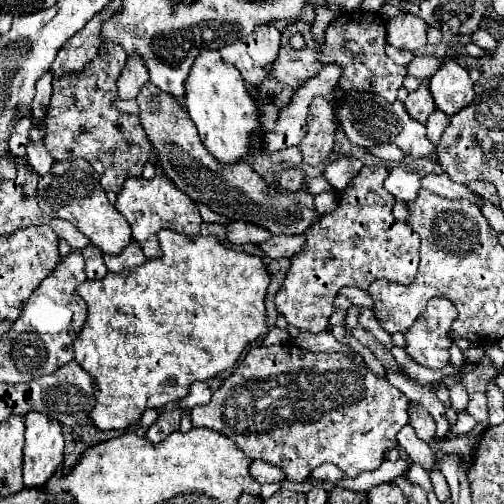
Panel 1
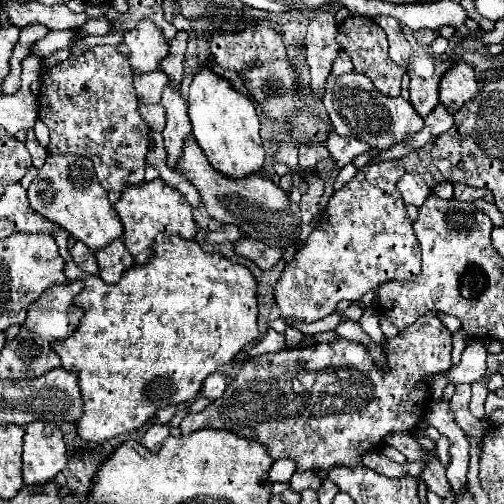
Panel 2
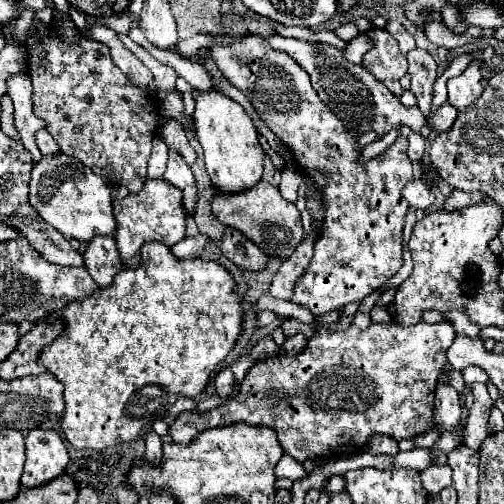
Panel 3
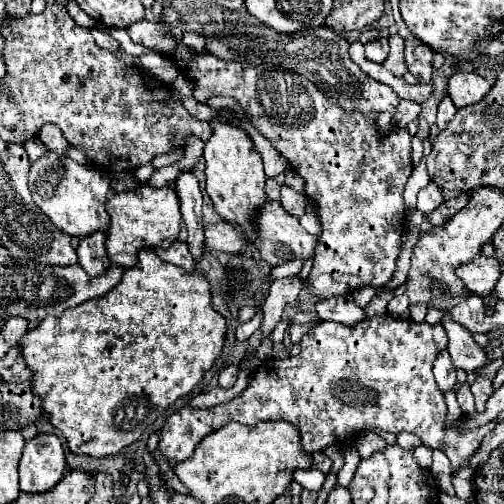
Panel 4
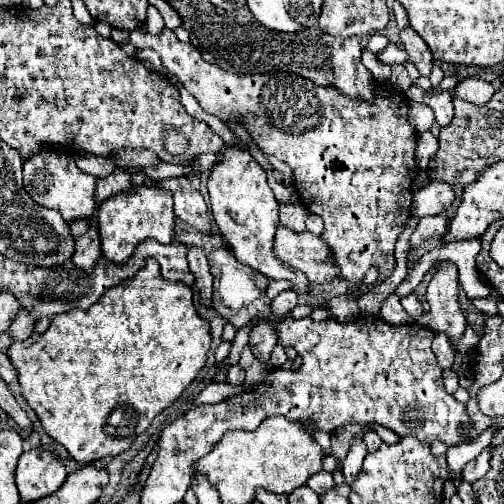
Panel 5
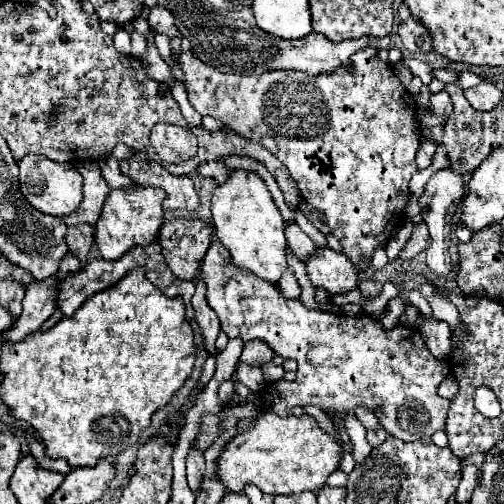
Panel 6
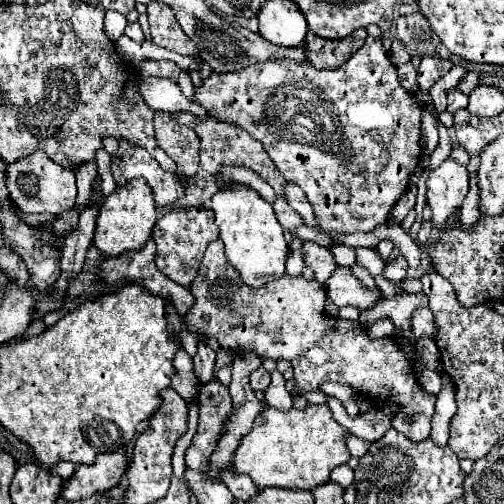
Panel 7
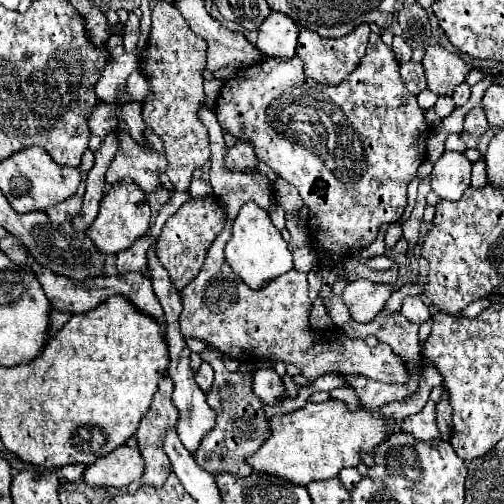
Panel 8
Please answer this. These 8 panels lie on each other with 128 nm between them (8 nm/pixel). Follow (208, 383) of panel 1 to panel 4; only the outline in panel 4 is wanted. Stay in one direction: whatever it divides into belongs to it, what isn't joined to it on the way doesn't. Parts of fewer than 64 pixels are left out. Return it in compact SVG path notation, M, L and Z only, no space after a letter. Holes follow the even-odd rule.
M226 366L226 368L222 368L218 384L222 388L232 388L234 382L236 382L236 374L238 374L238 366Z

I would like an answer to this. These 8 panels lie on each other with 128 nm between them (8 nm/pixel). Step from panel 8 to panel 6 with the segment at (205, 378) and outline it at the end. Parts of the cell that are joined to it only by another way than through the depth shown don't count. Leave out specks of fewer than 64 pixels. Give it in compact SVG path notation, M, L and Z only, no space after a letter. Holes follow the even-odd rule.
M198 278L196 280L196 294L192 298L192 306L194 306L194 312L196 312L196 322L202 330L202 338L204 338L204 348L210 356L216 354L216 348L214 348L214 342L216 342L216 336L220 332L220 322L218 322L218 316L216 312L212 312L212 308L208 306L206 302L206 296L204 296L204 284L202 280Z

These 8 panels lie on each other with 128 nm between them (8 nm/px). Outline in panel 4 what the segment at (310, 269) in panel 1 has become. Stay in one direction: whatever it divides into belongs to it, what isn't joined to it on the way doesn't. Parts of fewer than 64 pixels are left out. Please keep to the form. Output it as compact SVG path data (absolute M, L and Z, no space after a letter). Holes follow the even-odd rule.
M142 20L142 22L136 22L136 24L130 24L128 26L128 36L132 38L134 44L142 44L146 46L148 50L154 50L154 52L160 52L160 54L166 54L172 58L172 62L176 64L176 68L194 84L194 98L200 102L200 104L206 104L212 96L230 96L234 98L242 110L250 116L250 122L252 126L262 134L266 136L272 146L280 152L280 156L284 156L290 164L292 164L292 170L298 172L302 178L304 178L304 192L306 196L316 204L316 210L318 210L318 218L320 218L320 224L322 224L322 232L318 236L318 246L316 246L316 254L314 254L314 266L310 270L310 276L308 276L308 290L320 298L330 298L330 296L338 296L338 294L354 294L358 288L362 286L374 286L374 288L382 288L386 282L390 282L392 274L394 274L394 268L396 268L396 258L400 254L400 246L402 246L402 234L404 234L404 218L406 218L406 210L404 210L404 198L402 198L402 192L404 192L404 186L406 186L406 180L408 176L412 174L412 160L410 160L410 152L412 152L412 146L410 146L410 134L408 134L408 128L406 126L394 126L388 134L382 134L380 128L376 126L378 122L378 112L372 112L372 114L362 114L362 112L346 112L342 110L340 106L332 104L310 80L306 80L304 76L296 74L296 72L290 72L290 70L282 70L282 68L252 68L252 66L244 66L240 62L226 62L226 60L220 60L208 52L196 52L194 48L186 46L182 40L176 40L172 38L168 32L164 32L162 26L154 24L154 22L148 22L148 20Z

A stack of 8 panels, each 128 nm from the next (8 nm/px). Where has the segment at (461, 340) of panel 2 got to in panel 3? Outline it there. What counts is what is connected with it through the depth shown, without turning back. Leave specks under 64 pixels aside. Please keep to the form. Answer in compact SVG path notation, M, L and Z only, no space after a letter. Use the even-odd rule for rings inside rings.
M452 310L452 312L444 314L444 320L450 322L458 334L464 334L464 336L470 336L470 338L478 336L480 328L468 318L468 314L464 310L462 312L460 310Z

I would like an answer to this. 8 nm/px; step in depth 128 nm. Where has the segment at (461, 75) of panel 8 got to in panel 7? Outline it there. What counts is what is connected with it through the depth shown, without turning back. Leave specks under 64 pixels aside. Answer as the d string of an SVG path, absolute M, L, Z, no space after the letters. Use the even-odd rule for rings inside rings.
M426 56L420 62L420 90L430 90L450 68L452 60L444 60L440 56Z

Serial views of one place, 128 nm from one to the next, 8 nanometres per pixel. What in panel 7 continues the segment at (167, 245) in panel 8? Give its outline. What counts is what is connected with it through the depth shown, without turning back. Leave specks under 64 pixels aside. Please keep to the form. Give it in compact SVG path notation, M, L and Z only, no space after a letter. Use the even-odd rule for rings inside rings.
M192 206L192 208L180 208L172 210L170 214L162 216L152 232L152 238L156 242L156 266L162 274L166 274L176 284L188 288L198 272L202 254L206 246L218 238L218 226L214 224L214 212L206 206Z

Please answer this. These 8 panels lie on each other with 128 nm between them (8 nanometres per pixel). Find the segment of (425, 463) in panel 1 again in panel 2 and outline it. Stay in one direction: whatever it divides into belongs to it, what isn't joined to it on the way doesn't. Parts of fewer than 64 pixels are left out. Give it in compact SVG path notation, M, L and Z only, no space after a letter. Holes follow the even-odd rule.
M396 432L396 436L384 438L384 444L396 448L398 452L402 452L408 458L408 462L416 462L416 460L426 458L426 450L422 450L418 446L416 438L410 432ZM438 458L428 460L428 466L426 466L426 470L422 472L420 478L422 478L422 480L426 482L426 486L428 486L430 490L434 490L440 498L448 498L448 500L454 498L454 496L452 496L450 482L448 482L448 478L446 478L446 470L442 468L442 464L440 464Z

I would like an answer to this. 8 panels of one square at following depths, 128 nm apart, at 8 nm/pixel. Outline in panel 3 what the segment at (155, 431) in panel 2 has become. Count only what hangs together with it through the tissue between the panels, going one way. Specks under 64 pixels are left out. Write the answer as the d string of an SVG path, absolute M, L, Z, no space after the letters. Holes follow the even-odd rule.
M150 432L146 436L146 460L154 468L158 468L162 464L162 442L156 432Z

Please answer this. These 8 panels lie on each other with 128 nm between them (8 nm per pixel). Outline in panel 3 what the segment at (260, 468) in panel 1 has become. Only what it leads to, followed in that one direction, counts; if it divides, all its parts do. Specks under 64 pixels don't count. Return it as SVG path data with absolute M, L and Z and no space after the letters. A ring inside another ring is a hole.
M284 454L276 466L276 476L278 478L290 478L290 480L300 480L304 476L308 476L308 472L304 470L302 464L294 462L294 459L288 455Z

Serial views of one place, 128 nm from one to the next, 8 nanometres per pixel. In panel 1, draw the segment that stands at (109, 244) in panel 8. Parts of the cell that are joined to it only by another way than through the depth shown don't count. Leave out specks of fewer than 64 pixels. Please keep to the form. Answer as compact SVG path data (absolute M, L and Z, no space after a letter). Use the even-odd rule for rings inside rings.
M156 174L152 180L128 178L118 194L116 208L128 220L128 224L132 228L132 240L136 240L140 244L140 248L148 260L160 258L160 244L158 244L156 234L162 228L172 228L174 232L192 236L192 234L200 232L200 224L202 224L196 204L184 192L180 192L164 174Z

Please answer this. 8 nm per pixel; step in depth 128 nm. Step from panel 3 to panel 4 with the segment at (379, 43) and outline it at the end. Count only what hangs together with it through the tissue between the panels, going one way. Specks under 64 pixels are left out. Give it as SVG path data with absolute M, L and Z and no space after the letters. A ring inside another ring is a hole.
M392 34L388 40L390 40L390 56L386 58L386 62L382 66L388 68L394 76L402 78L404 72L408 70L404 64L404 38L398 34Z

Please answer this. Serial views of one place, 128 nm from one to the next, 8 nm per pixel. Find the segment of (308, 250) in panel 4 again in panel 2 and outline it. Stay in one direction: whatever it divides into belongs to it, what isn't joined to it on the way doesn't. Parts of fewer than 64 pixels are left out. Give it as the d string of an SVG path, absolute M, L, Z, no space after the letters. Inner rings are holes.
M188 136L185 140L184 158L180 162L180 168L186 174L186 178L198 188L202 202L214 220L222 224L234 224L246 236L260 240L268 246L290 248L296 244L296 236L300 234L300 208L272 180L264 178L262 174L252 174L242 180L220 176L220 172L216 172L206 162L206 156L202 148L196 144L194 136Z

